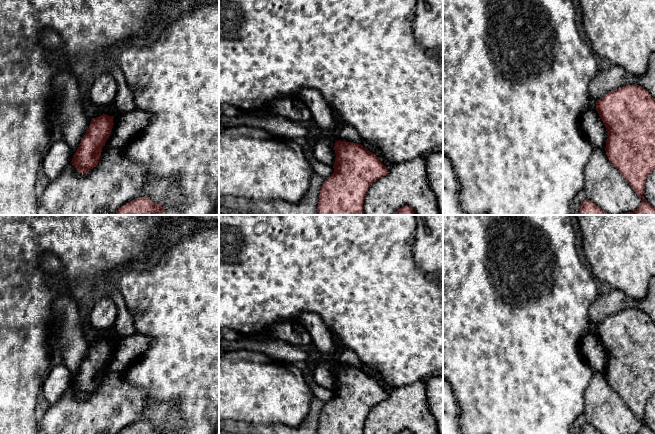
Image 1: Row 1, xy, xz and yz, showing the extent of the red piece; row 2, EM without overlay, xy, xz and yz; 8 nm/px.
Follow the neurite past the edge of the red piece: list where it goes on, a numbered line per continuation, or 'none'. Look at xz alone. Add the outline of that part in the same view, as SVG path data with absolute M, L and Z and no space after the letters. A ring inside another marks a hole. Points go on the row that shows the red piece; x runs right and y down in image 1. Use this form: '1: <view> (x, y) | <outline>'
none

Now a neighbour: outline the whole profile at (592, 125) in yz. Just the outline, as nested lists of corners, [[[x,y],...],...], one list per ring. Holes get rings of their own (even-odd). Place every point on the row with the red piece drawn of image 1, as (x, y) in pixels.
[[[586,109],[580,119],[581,127],[595,148],[605,148],[607,141],[606,127],[596,109]]]

